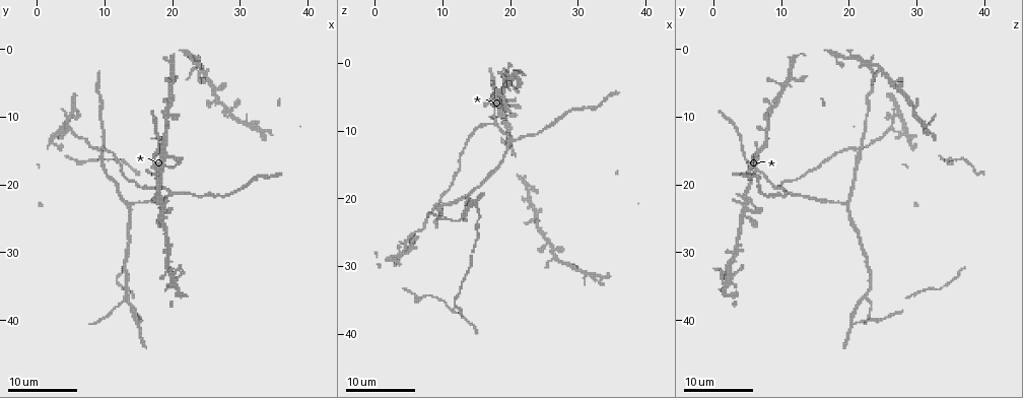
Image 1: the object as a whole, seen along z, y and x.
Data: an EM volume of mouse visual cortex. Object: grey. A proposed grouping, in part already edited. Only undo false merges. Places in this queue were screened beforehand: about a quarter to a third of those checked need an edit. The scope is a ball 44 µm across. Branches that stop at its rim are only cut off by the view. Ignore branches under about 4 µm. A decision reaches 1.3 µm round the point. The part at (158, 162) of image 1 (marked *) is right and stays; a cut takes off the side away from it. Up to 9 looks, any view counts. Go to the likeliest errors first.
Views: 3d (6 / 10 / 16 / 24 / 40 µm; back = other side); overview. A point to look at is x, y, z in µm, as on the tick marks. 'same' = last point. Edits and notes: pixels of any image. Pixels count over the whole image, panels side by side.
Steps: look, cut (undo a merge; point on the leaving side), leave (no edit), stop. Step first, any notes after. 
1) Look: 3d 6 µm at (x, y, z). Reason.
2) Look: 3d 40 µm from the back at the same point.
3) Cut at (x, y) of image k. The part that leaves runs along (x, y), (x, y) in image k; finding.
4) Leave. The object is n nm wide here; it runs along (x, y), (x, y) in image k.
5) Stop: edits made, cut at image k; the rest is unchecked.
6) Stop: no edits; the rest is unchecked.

Look: 3d 16 µm at (9.0, 14.5, 21.0).

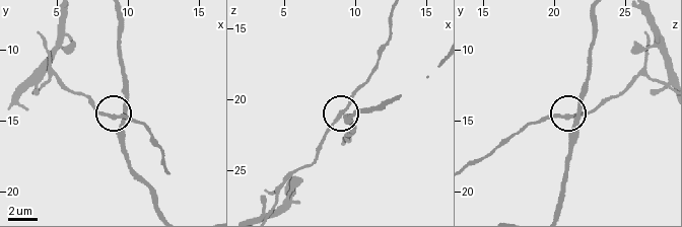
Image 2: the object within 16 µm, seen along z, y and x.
Leave. 4 arms meet here; continuous, no second cell.

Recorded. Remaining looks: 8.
Look: 3d 6 µm at (20.5, 21.0, 11.0).

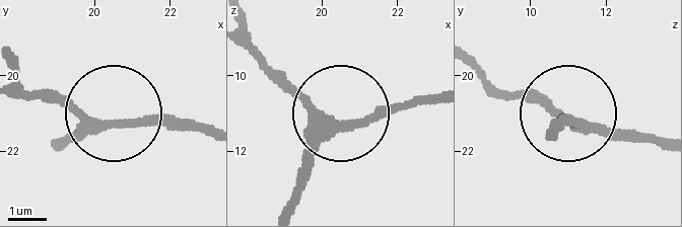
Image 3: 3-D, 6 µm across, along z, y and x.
Look: 3d 6 µm from the back at (20.35, 21.35, 11.35). Other side.

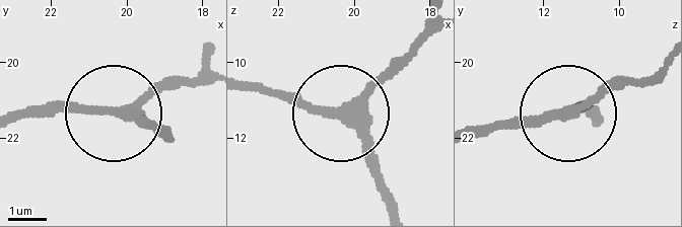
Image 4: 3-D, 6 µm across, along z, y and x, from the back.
Leave. 3 arms meet here; all the same cell.

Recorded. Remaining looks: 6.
Look: 3d 16 µm at (13.5, 37.0, 22.0). Arms part here.

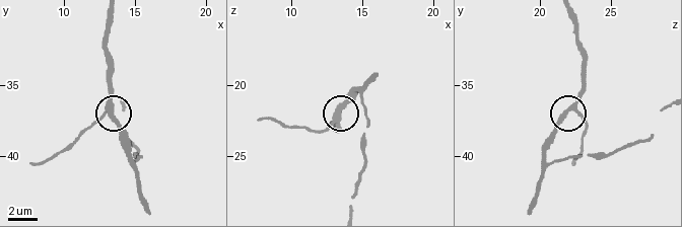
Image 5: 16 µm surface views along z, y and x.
Look: 3d 16 µm from the back at (13.0, 36.6, 22.4).

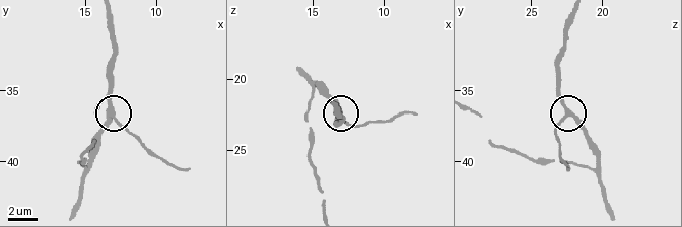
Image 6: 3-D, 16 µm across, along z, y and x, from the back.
Leave. It runs along (109, 17), (113, 111), (133, 136) in image 6; continuous, no second cell.

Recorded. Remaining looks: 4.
Look: 3d 10 µm at (13.5, 23.0, 20.0). Three arms meet.

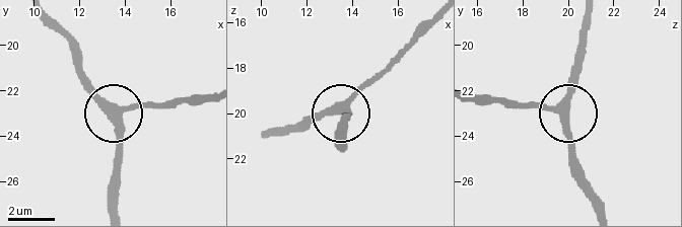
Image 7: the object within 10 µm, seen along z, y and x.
Leave. 3 arms meet here; it runs along (208, 93), (115, 107), (97, 93), (76, 55) in image 7; one cell here.

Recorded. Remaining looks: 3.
Stop: no edits; the rest is unchecked.

